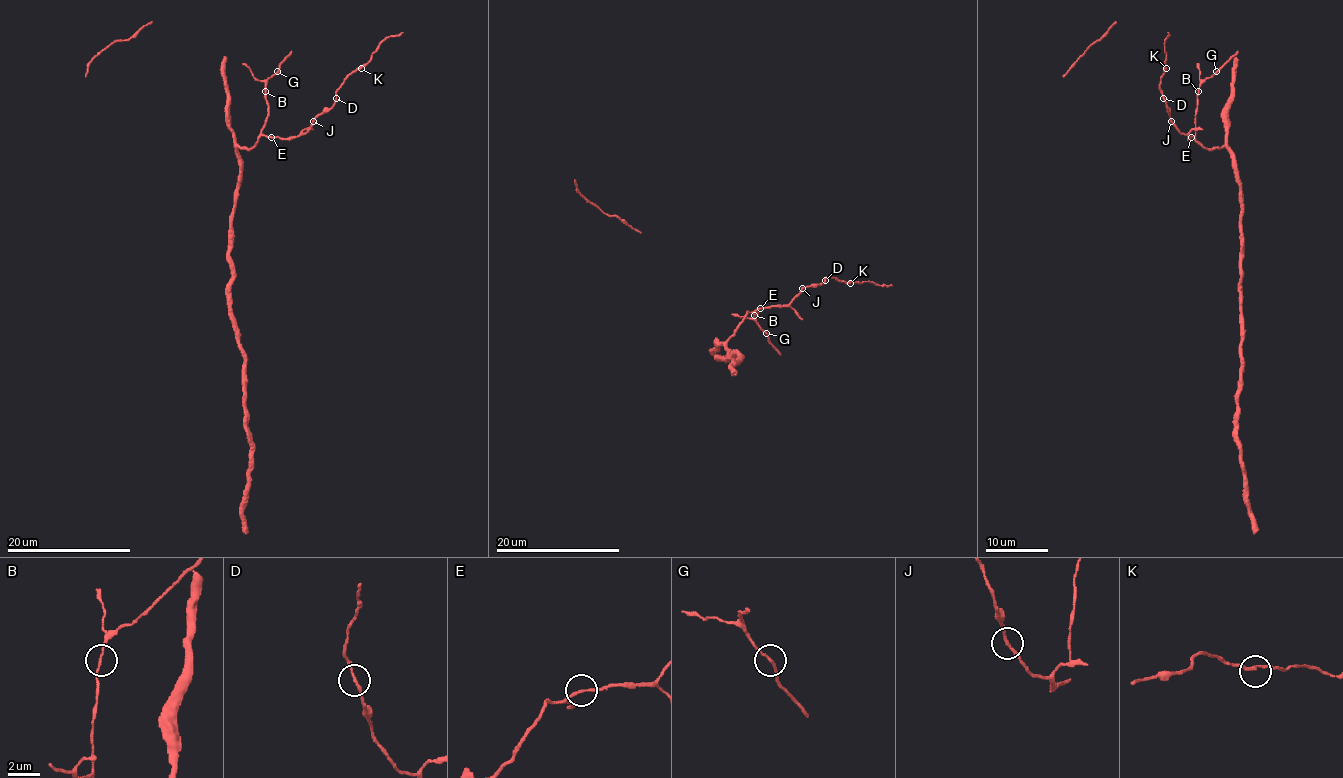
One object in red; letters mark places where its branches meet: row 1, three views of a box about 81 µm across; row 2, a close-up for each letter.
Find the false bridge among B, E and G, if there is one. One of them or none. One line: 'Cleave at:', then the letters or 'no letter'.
Cleave at: no letter

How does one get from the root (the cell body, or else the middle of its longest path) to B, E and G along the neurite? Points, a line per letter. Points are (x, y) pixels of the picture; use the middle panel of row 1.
B: (729, 353), (727, 339), (747, 313), (757, 313), (754, 316)
E: (729, 353), (727, 339), (747, 313), (760, 308)
G: (729, 353), (726, 342), (747, 313), (757, 313), (755, 322), (766, 333)

